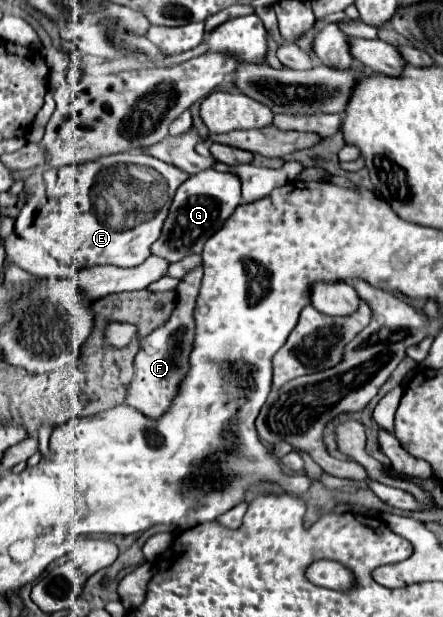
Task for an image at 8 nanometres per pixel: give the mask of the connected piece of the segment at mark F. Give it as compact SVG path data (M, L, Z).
M195 268L191 270L175 288L177 292L177 306L169 318L169 322L165 322L165 326L161 326L159 330L155 330L153 334L149 334L147 338L141 340L141 350L135 358L135 376L131 380L129 392L127 392L127 404L137 408L141 414L149 416L149 418L157 418L161 416L169 404L173 402L173 396L177 394L177 386L181 382L181 376L185 376L187 372L187 358L193 346L193 332L195 332L195 322L193 322L193 308L195 308L195 298L201 286L201 276L203 276L203 268Z

